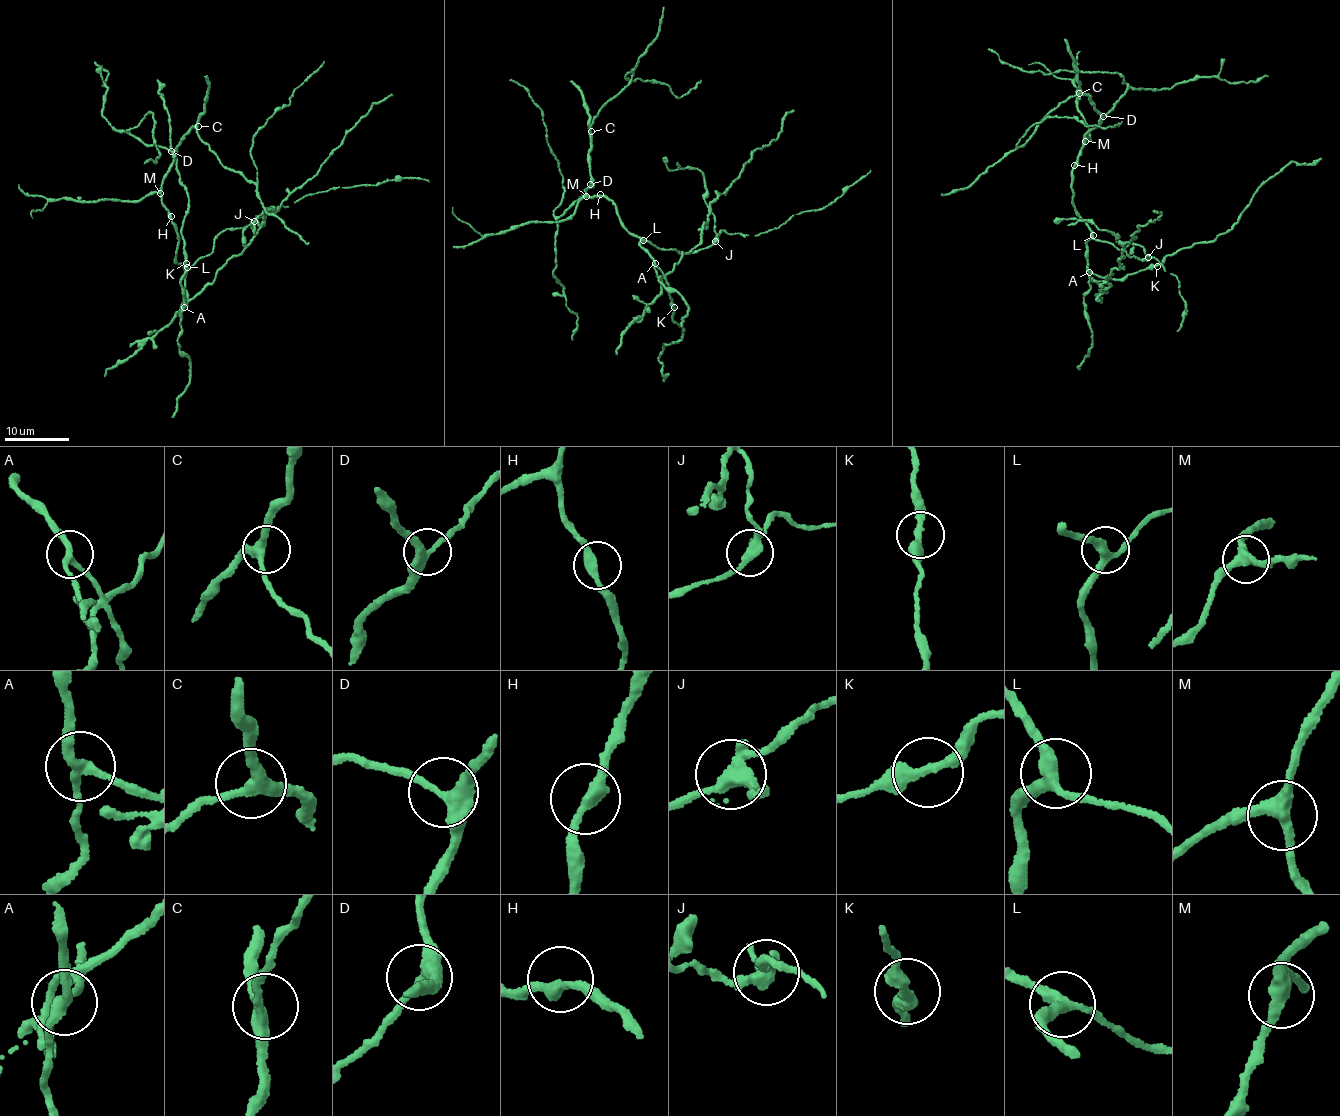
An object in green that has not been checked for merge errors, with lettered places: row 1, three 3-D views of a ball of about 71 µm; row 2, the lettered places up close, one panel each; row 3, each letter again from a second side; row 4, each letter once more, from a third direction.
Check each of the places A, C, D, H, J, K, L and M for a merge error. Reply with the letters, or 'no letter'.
J

